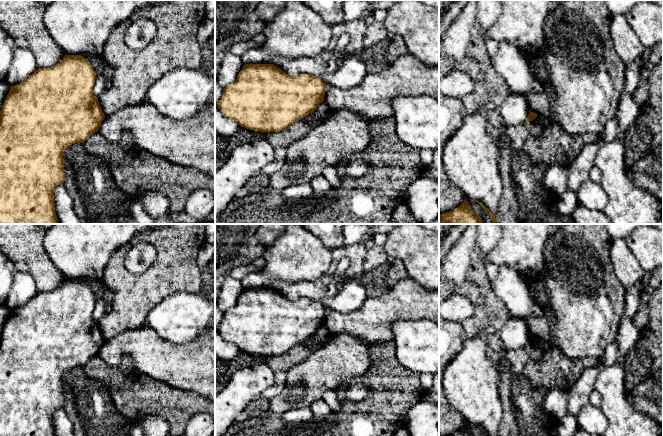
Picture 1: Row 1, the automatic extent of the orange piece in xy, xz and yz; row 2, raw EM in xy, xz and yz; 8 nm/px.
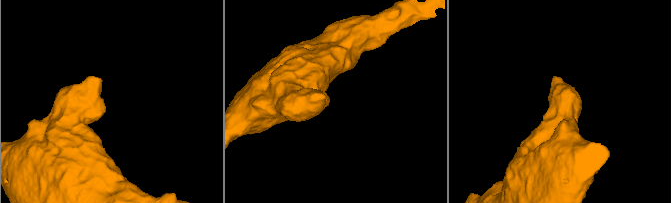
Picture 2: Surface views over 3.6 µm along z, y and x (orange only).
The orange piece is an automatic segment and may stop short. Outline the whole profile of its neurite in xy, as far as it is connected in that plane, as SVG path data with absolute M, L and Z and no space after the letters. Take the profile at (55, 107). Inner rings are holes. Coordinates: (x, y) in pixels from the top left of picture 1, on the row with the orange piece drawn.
M65 55L63 59L50 68L39 68L25 81L10 87L10 91L0 111L0 224L59 224L54 203L54 187L63 185L65 179L63 152L75 143L83 143L93 133L99 130L105 118L93 94L96 73L87 59L81 55Z

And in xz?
M246 64L239 72L234 83L223 88L223 94L217 104L223 116L235 120L241 127L265 133L285 130L297 120L313 113L324 101L327 85L318 77L300 74L289 76L274 64Z

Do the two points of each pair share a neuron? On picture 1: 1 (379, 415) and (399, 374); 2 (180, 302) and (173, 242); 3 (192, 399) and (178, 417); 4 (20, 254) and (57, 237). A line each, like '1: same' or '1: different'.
1: same
2: different
3: same
4: different

